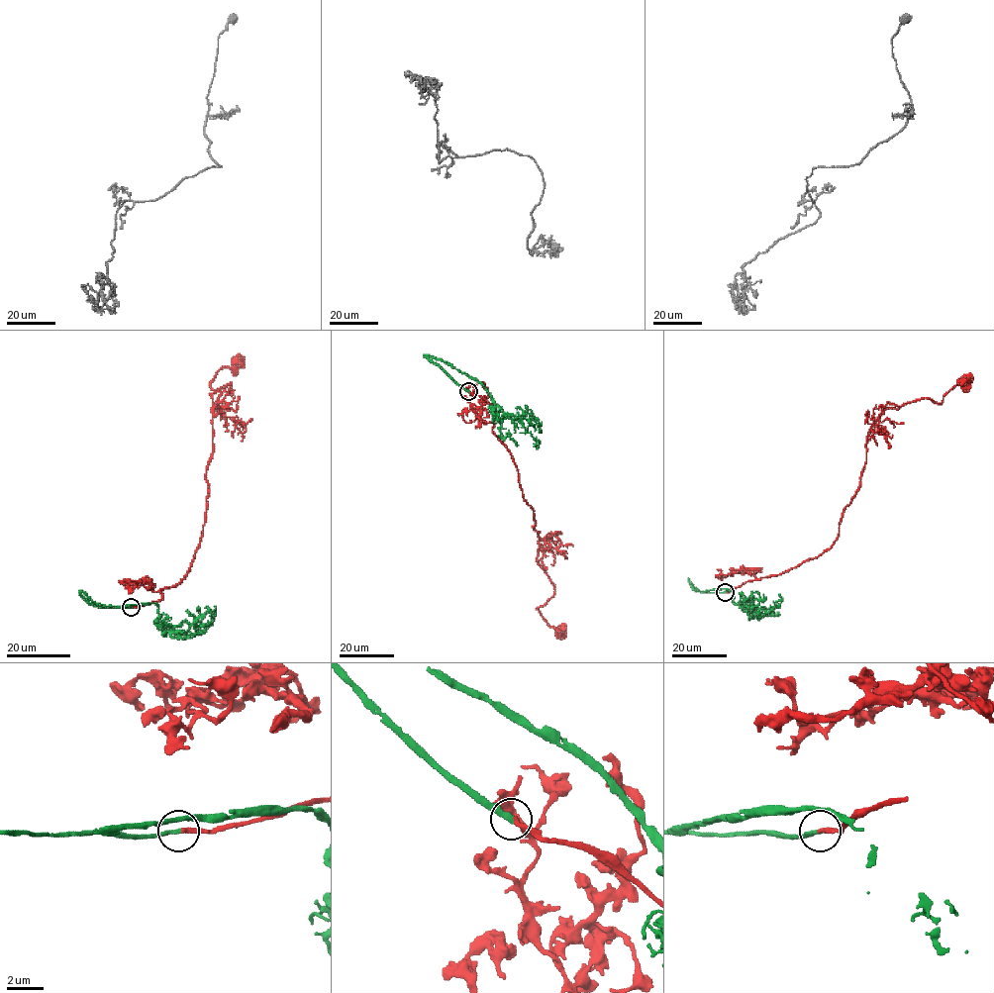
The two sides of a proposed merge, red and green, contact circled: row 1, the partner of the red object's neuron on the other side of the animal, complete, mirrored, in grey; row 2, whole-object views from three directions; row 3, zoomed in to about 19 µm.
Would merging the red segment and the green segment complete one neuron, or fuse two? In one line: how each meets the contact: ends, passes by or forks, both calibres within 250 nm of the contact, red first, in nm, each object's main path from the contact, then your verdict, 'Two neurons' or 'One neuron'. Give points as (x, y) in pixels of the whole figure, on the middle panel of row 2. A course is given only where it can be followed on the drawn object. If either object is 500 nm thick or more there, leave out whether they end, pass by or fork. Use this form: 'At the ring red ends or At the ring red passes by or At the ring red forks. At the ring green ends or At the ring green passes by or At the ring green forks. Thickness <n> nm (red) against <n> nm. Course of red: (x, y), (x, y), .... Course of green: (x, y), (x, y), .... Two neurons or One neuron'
At the ring red ends. At the ring green ends. Thickness 240 nm (red) against 280 nm. Course of red: (469, 391), (495, 409), (492, 433), (518, 472), (539, 533), (536, 561), (554, 590), (538, 610), (560, 633). Course of green: (468, 391), (424, 355), (448, 362), (473, 378), (506, 415), (521, 421), (539, 443), (536, 446). One neuron

